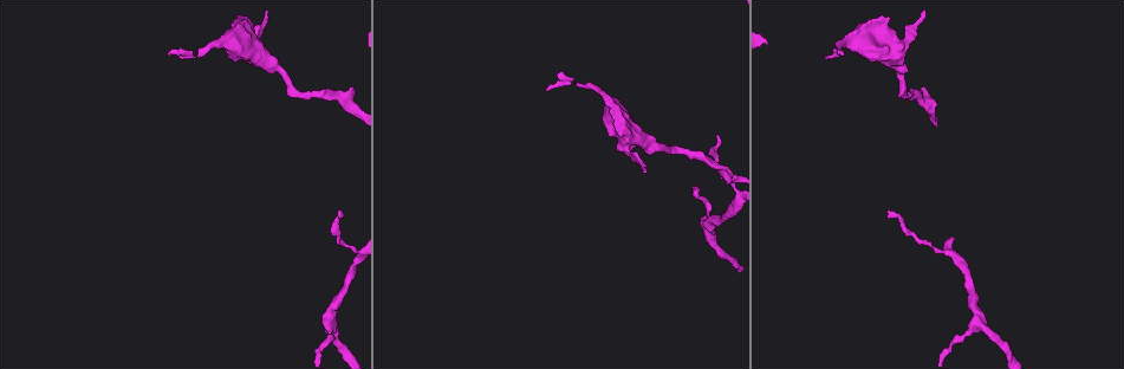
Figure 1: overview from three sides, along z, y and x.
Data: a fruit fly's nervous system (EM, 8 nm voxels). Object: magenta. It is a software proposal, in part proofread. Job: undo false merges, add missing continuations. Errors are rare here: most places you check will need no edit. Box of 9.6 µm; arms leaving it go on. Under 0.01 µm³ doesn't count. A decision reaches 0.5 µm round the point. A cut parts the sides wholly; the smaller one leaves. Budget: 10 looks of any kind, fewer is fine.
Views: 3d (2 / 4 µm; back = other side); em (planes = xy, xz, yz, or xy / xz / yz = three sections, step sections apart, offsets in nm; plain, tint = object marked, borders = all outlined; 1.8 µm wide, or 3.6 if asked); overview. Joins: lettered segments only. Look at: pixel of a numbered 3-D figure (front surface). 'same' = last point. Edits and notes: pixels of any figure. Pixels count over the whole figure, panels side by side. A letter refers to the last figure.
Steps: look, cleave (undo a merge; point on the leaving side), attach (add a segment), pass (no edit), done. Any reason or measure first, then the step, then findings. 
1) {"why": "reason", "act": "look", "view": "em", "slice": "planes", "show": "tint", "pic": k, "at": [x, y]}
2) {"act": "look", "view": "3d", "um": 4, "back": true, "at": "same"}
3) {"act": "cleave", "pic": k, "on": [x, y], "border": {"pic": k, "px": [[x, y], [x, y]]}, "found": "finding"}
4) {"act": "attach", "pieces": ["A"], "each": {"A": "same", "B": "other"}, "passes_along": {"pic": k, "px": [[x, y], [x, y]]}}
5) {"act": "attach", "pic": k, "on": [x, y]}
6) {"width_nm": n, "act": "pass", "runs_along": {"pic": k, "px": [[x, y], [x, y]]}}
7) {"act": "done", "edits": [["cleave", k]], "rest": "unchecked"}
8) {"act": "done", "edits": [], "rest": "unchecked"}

{"why": "three-way junction", "act": "look", "view": "3d", "um": 2, "pic": 1, "at": [977, 320]}

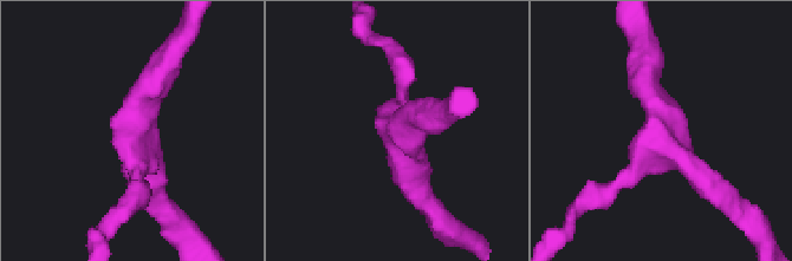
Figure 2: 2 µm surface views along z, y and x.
{"arms": 3, "arm_widths_nm": [160, 200, 220], "act": "look", "view": "em", "slice": "planes", "show": "tint", "pic": 2, "at": [129, 140]}

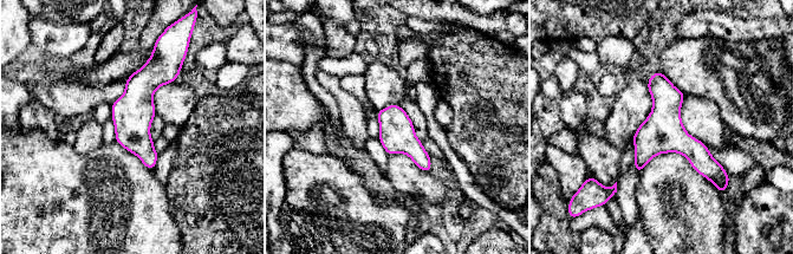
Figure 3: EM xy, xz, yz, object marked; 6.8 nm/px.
{"act": "look", "view": "em", "slice": "planes", "show": "borders", "at": "same"}

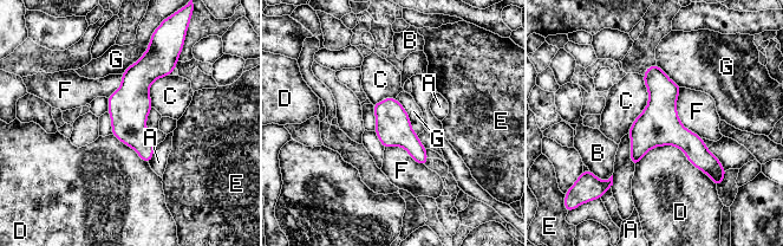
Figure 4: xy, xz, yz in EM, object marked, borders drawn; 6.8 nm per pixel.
{"act": "pass", "each": {"A": "other", "B": "other", "C": "other", "D": "other", "E": "other", "F": "other", "G": "other"}, "border": {"pic": 4, "px": [[395, 98], [417, 135]]}, "found": "all the same cell"}

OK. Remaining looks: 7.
{"why": "an open end", "act": "look", "view": "em", "slice": "xy", "step": 8, "show": "tint", "pic": 1, "at": [719, 135]}

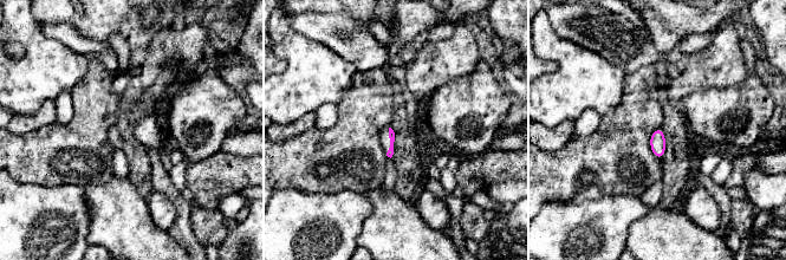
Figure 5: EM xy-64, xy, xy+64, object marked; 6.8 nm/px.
{"act": "look", "view": "em", "slice": "planes", "show": "borders", "at": "same"}

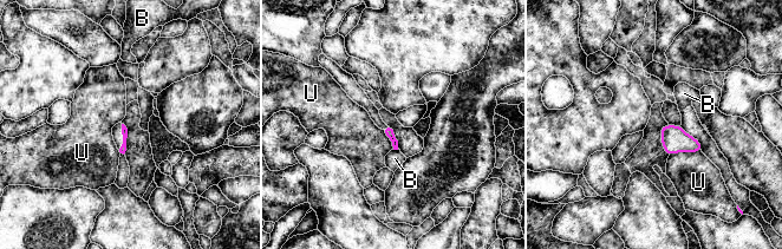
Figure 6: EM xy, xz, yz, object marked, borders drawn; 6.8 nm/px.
{"act": "pass", "each": {"B": "other", "U": "other"}, "border": {"pic": 6, "px": [[701, 150], [677, 151], [670, 155]]}, "found": "no lettered segment goes on from it"}

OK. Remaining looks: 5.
{"why": "free end", "act": "look", "view": "3d", "um": 4, "back": true, "pic": 1, "at": [884, 19]}

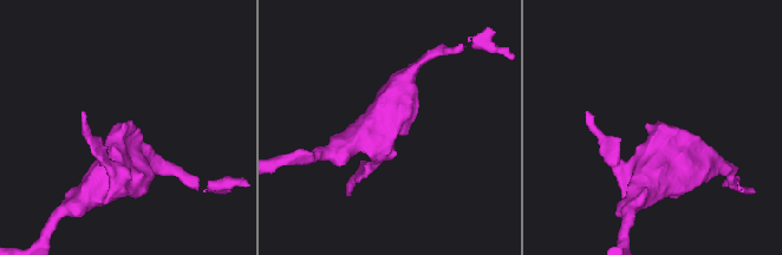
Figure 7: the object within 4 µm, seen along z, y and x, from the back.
{"act": "look", "view": "em", "um": 3.6, "slice": "planes", "show": "borders", "pic": 7, "at": [650, 124]}

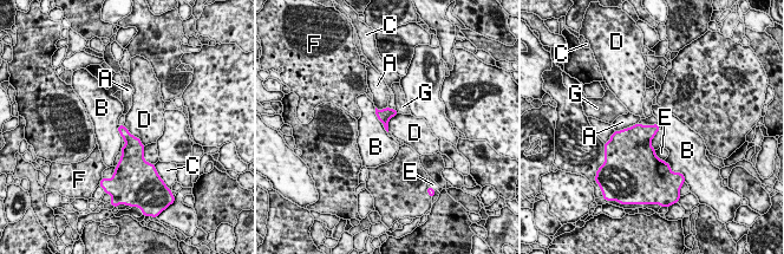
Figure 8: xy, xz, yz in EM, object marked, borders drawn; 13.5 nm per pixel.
{"act": "pass", "each": {"A": "other", "B": "other", "C": "other", "D": "other", "E": "other", "F": "other", "G": "other"}, "found": "none of them fits"}

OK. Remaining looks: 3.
{"why": "thin end", "act": "look", "view": "3d", "um": 2, "pic": 1, "at": [547, 87]}

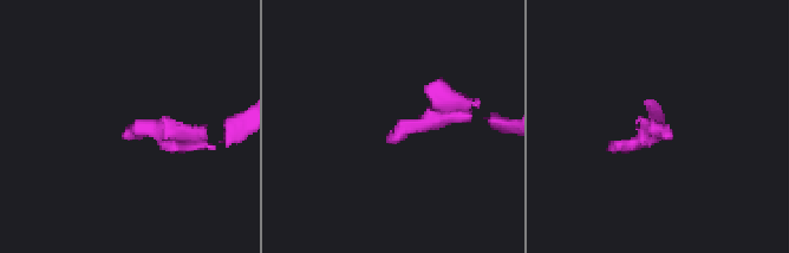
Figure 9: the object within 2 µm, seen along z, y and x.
{"why": "shape alone is not enough", "act": "look", "view": "em", "slice": "planes", "show": "borders", "pic": 9, "at": [667, 133]}

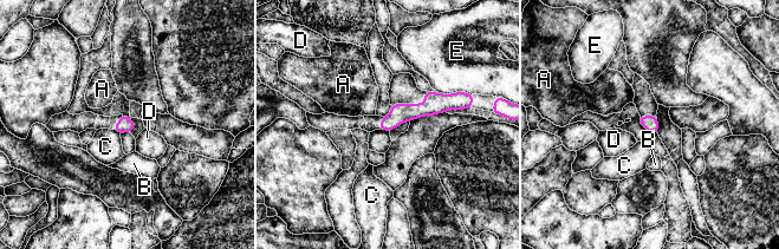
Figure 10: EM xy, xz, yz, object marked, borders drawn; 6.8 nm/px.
{"act": "pass", "each": {"A": "other", "B": "other", "C": "other", "D": "other", "E": "other"}, "runs_along": {"pic": 10, "px": [[454, 100], [401, 112], [382, 126]]}, "found": "none of them fits"}

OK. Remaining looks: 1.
{"act": "done", "edits": [], "rest": "unchecked"}

